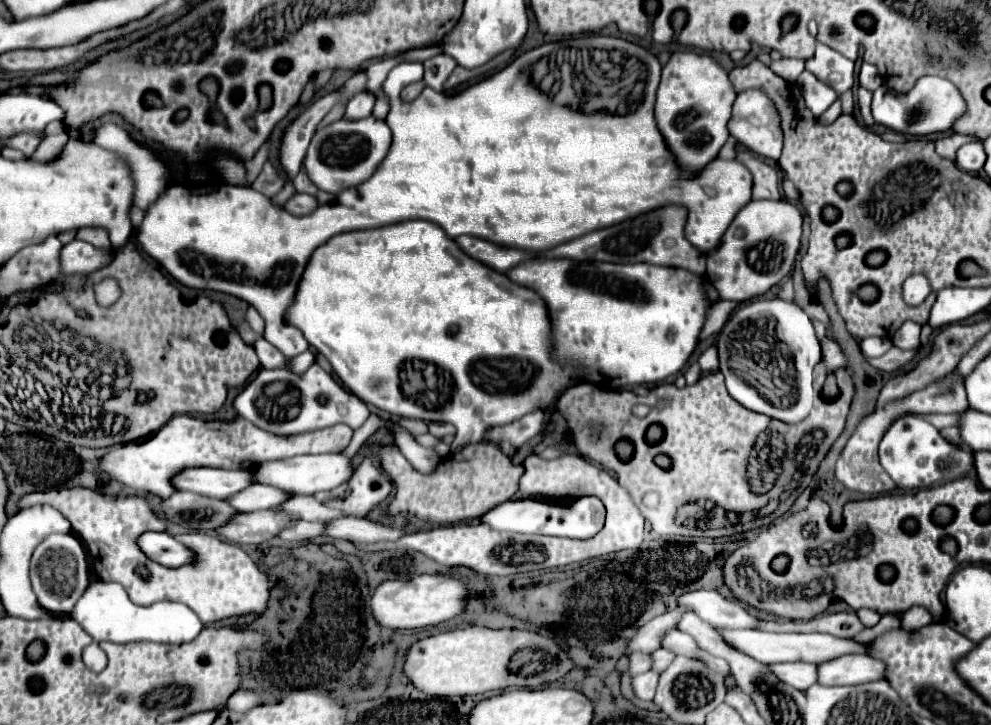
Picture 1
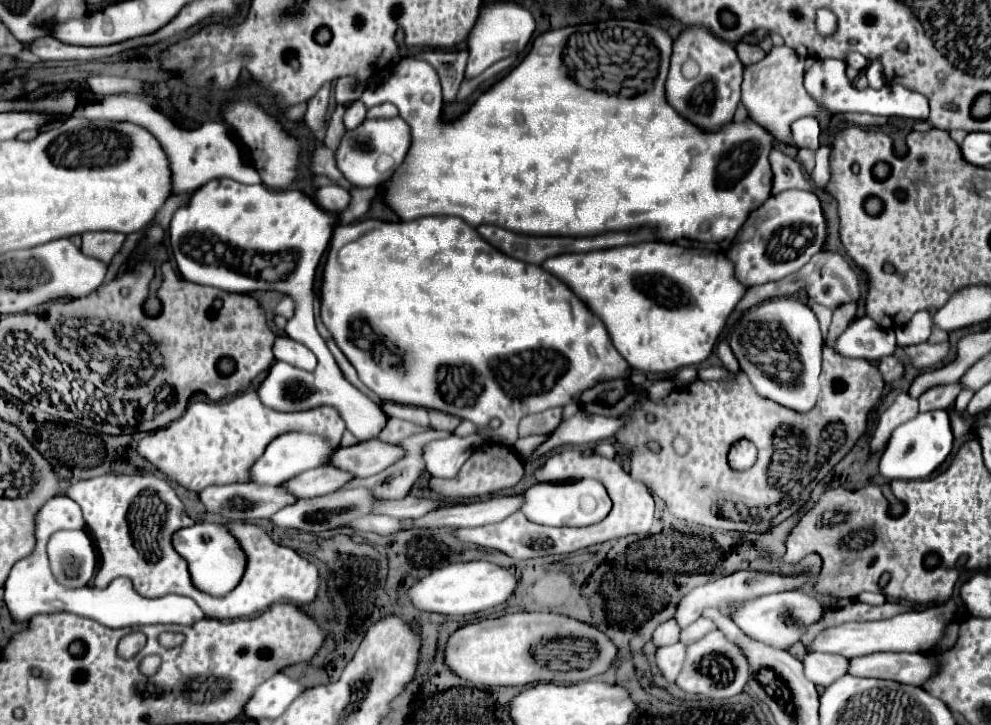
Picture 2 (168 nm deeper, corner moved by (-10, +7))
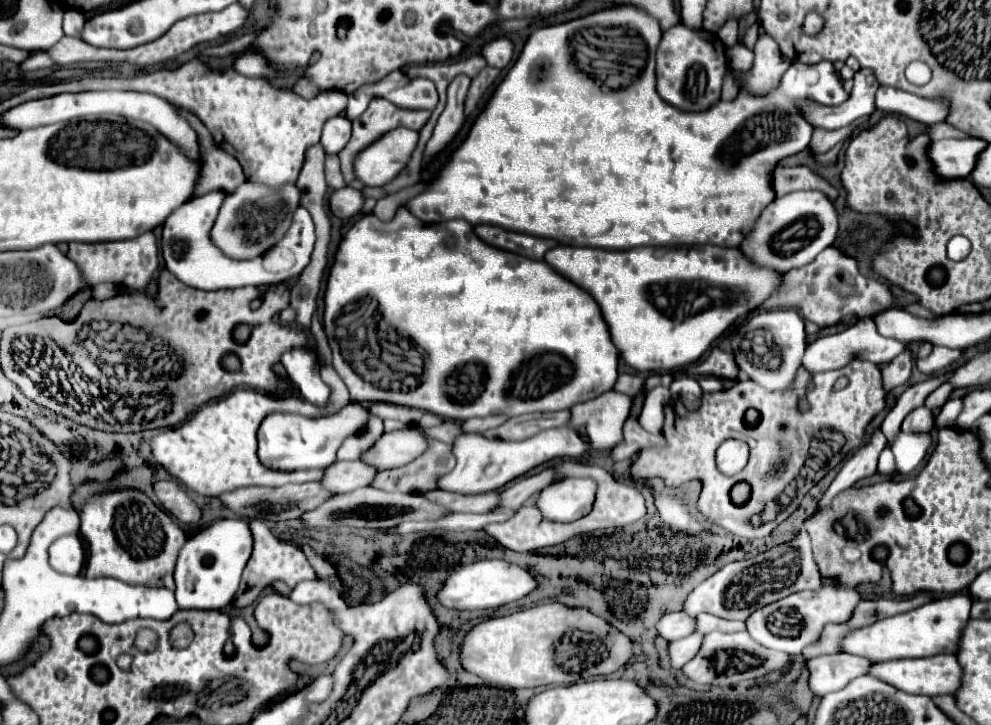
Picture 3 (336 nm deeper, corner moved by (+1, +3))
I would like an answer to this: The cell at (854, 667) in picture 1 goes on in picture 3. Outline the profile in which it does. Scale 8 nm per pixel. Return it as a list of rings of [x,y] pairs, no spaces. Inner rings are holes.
[[[941,653],[933,657],[923,657],[923,659],[893,659],[893,661],[883,661],[883,663],[873,663],[869,667],[869,673],[875,679],[881,679],[905,693],[915,693],[915,695],[941,695],[941,693],[955,693],[957,687],[961,685],[961,667],[957,663],[955,655]]]

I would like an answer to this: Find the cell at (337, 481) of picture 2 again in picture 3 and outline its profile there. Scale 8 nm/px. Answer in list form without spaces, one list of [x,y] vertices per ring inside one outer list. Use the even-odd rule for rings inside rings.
[[[335,461],[323,471],[321,485],[329,493],[347,493],[359,487],[367,487],[373,481],[377,469],[363,461]]]

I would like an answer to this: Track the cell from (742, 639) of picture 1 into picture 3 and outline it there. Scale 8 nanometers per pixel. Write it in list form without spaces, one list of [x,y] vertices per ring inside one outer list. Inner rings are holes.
[[[949,595],[949,597],[935,599],[913,611],[899,613],[847,633],[841,639],[841,651],[849,655],[865,657],[869,661],[921,658],[941,653],[956,654],[959,633],[969,619],[969,607],[971,607],[971,597],[967,595]]]

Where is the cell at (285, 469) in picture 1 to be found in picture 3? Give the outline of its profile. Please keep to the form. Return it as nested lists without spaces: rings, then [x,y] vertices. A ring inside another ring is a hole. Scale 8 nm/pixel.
[[[417,429],[383,433],[381,439],[361,455],[361,461],[383,471],[407,465],[427,449],[425,437]]]

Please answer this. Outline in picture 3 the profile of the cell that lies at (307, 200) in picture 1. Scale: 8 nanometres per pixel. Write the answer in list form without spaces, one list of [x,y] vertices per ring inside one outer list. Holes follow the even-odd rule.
[[[343,187],[331,193],[329,197],[329,209],[335,217],[345,219],[345,217],[353,217],[359,213],[361,205],[359,205],[359,191],[353,187]]]

